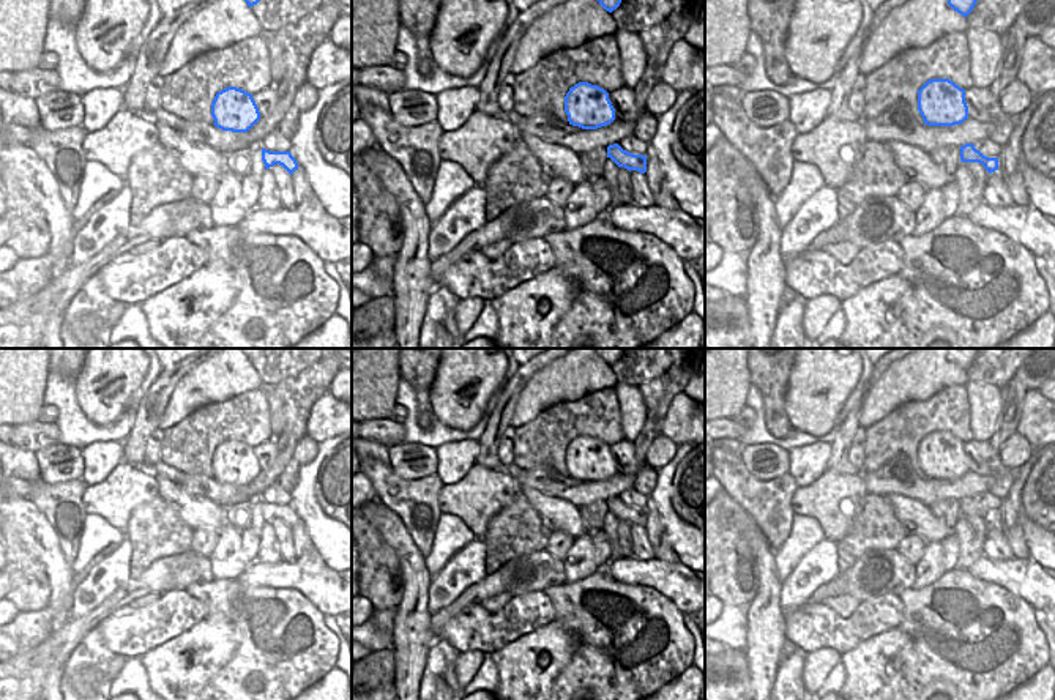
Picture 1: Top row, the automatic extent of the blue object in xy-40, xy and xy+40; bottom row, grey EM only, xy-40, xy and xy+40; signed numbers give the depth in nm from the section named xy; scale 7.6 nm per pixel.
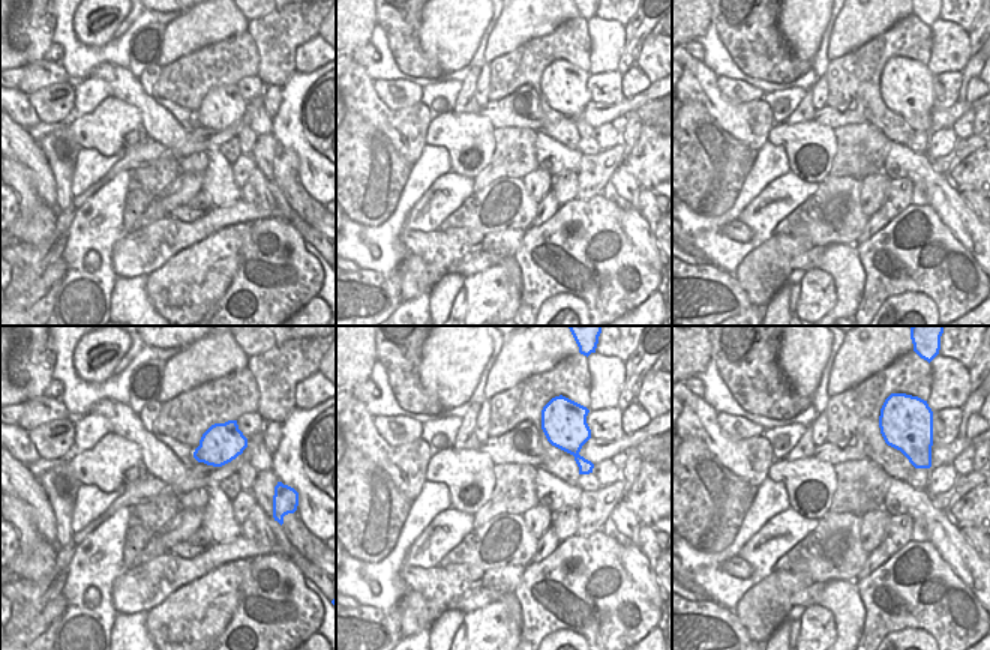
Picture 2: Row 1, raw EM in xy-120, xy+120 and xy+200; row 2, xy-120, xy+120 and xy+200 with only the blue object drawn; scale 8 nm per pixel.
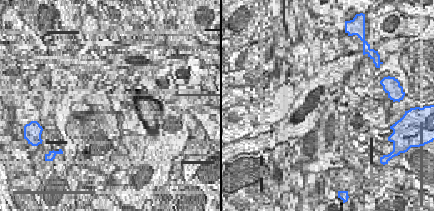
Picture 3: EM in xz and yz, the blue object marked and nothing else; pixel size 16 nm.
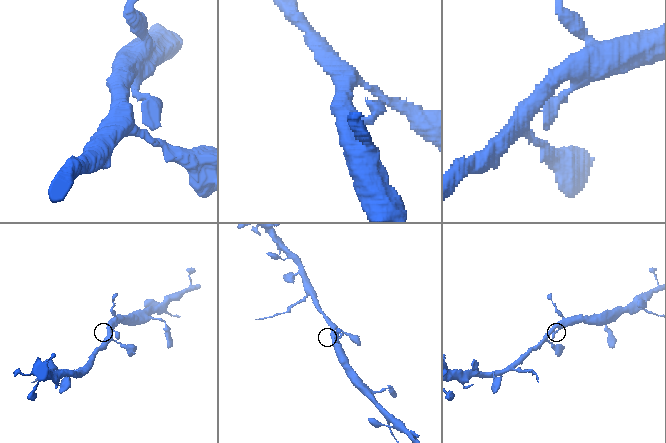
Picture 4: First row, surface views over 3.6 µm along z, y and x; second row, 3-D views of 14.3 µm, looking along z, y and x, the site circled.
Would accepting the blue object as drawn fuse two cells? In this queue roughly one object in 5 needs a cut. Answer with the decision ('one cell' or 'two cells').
one cell

